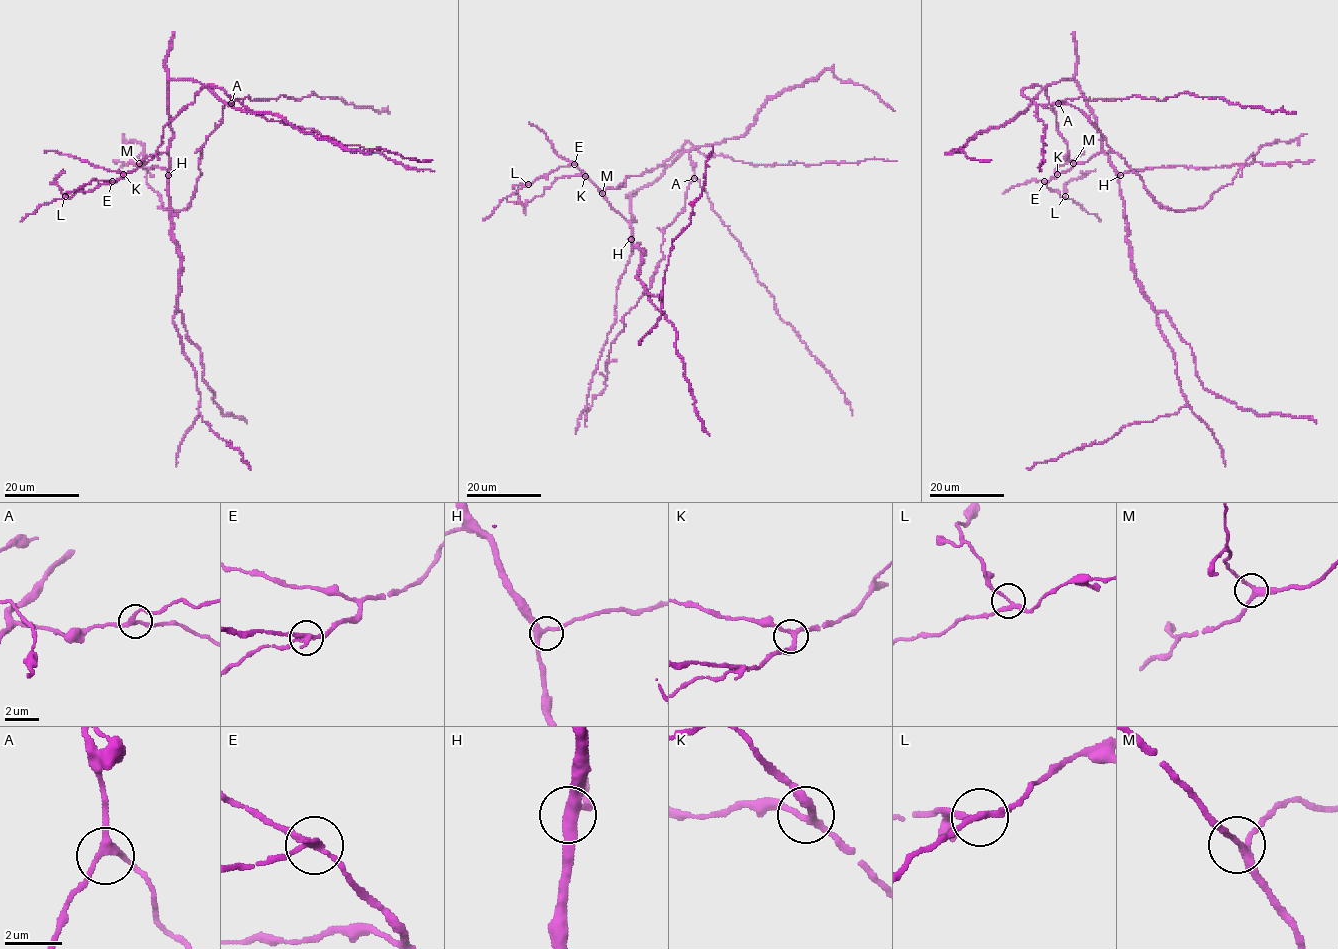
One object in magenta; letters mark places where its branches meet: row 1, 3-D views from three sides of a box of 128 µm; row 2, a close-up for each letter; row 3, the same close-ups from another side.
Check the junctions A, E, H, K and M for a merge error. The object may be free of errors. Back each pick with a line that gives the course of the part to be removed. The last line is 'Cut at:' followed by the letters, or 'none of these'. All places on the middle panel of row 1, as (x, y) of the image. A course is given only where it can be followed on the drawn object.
E: Course of the part to remove: (574, 164), (552, 170), (503, 198), (483, 220)
Cut at: E

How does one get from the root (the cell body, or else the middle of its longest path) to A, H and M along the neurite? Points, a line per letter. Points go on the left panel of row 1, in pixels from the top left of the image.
A: (170, 117), (169, 80), (194, 80), (207, 86), (228, 105), (231, 103)
H: (170, 117), (172, 139), (168, 175)
M: (170, 117), (170, 147), (148, 162), (139, 163)

